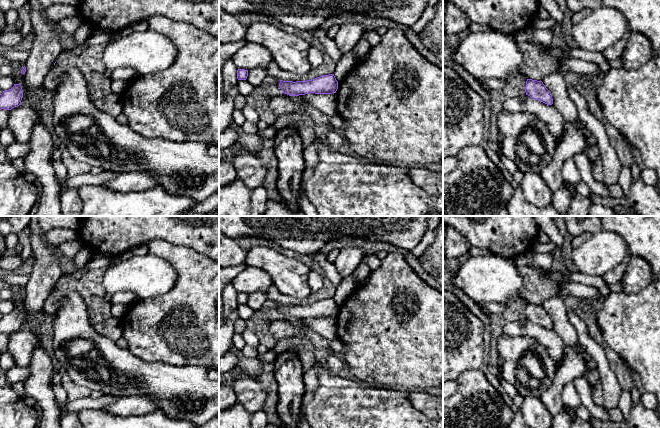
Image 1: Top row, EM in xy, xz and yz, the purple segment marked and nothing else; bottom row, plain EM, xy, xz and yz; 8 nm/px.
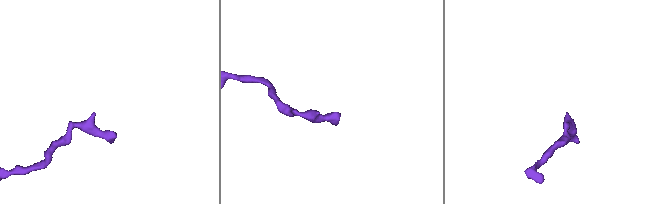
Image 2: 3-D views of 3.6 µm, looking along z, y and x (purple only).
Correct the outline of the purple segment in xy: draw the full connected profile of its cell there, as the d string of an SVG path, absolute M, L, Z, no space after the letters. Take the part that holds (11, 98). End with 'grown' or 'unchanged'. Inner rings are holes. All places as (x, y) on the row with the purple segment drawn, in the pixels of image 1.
M14 84L14 86L3 91L0 94L0 110L11 110L14 107L21 105L21 100L23 97L23 90L20 84Z; unchanged

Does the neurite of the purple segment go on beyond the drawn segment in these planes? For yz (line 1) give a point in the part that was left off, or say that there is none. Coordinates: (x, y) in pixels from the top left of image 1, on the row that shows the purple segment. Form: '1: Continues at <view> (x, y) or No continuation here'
1: No continuation here

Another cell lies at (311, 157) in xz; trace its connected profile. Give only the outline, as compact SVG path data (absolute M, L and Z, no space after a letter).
M312 143L307 148L304 149L304 161L306 167L314 168L319 160L317 145Z

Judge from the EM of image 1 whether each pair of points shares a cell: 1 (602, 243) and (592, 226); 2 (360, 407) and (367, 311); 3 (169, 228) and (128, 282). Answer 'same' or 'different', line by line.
1: different
2: different
3: different

